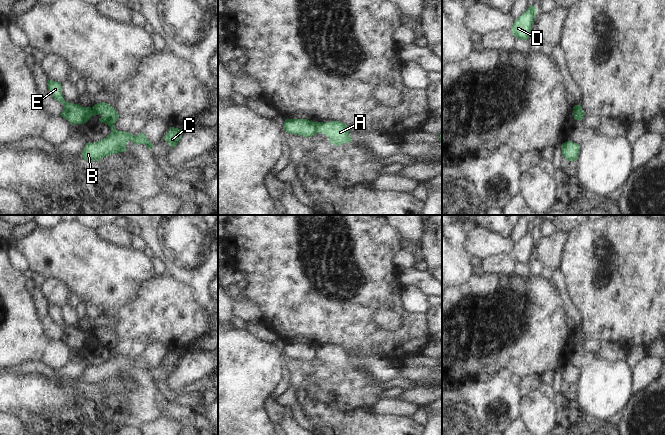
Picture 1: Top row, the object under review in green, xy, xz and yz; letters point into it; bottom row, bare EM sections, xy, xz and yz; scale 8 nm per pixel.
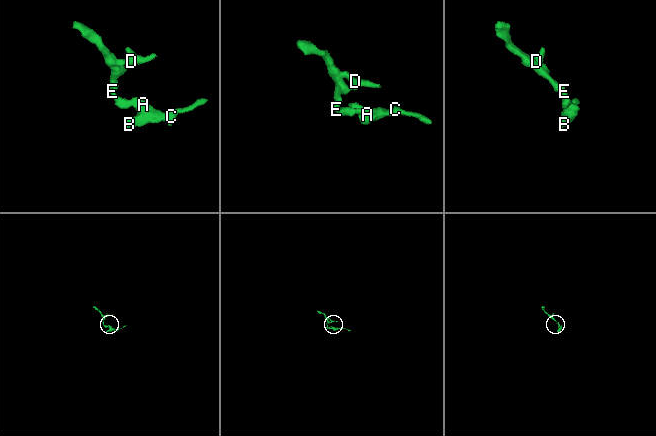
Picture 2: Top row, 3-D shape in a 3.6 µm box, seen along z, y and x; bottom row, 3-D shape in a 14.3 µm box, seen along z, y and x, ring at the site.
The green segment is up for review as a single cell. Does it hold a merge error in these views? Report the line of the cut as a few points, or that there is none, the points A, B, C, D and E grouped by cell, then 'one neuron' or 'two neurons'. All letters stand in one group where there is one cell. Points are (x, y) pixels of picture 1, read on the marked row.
cut in xz along (315, 122), (318, 132); A B C / D E; two neurons

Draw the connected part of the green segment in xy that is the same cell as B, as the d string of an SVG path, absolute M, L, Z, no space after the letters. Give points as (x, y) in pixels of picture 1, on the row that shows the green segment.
M97 103L92 109L92 115L103 115L99 118L99 121L107 124L111 129L111 133L106 138L95 143L86 143L82 151L82 156L85 161L99 161L111 154L126 152L126 144L128 141L133 142L135 146L145 144L148 149L154 146L143 132L135 136L129 132L116 130L114 124L119 118L119 115L108 103Z

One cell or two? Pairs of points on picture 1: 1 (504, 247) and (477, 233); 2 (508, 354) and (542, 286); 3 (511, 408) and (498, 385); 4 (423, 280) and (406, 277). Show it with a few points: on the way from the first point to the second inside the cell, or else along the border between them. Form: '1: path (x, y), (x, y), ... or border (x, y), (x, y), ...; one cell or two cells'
1: path (497, 245), (488, 244), (484, 240); one cell
2: path (525, 337), (529, 316), (537, 303); one cell
3: path (505, 402), (498, 395), (498, 391); one cell
4: path (419, 278), (410, 277); one cell

